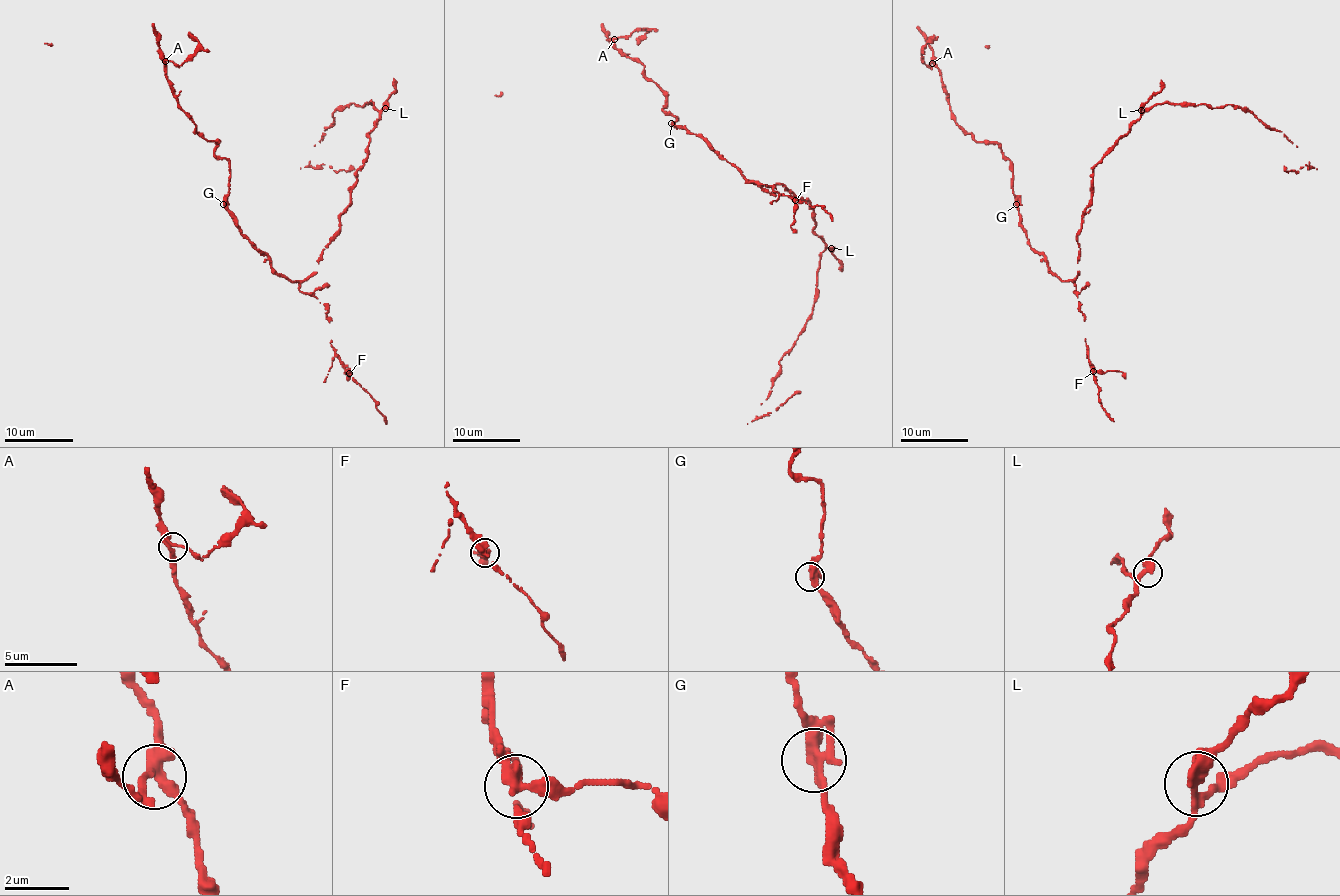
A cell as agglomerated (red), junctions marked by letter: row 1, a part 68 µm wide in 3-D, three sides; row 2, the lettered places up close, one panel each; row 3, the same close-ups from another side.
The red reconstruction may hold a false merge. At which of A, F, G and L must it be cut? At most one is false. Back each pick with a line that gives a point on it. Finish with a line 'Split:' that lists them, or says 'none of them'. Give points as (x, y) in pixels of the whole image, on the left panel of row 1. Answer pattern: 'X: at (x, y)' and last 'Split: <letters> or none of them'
Split: none of them

